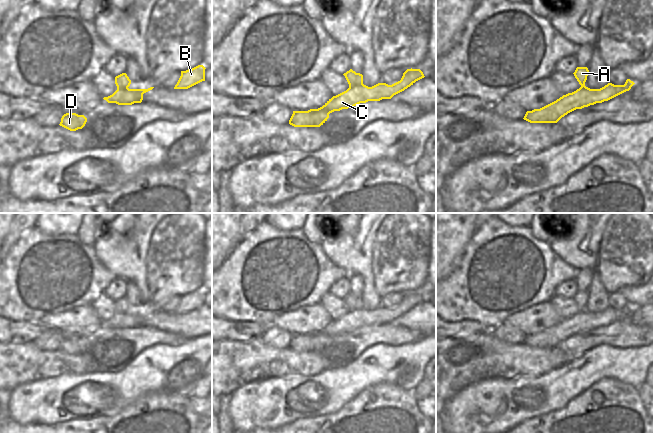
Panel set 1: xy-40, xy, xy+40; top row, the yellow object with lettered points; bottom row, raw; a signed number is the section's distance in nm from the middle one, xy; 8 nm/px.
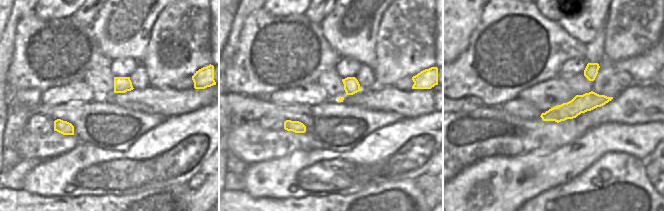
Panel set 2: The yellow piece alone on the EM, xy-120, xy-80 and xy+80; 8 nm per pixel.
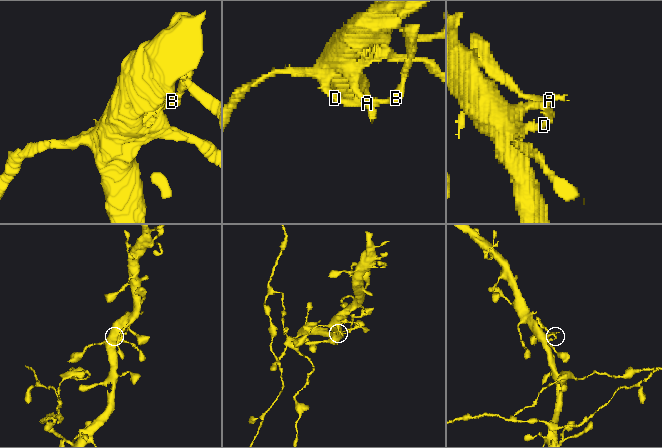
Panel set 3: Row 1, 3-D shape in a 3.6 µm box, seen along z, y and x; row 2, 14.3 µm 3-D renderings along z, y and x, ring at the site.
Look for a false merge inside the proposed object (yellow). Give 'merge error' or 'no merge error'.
no merge error

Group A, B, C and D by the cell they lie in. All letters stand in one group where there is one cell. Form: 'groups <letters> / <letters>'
groups A B C D

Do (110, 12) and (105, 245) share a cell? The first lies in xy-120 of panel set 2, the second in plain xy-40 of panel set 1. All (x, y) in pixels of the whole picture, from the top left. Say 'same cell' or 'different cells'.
same cell

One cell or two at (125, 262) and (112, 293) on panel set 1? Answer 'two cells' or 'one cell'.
two cells

